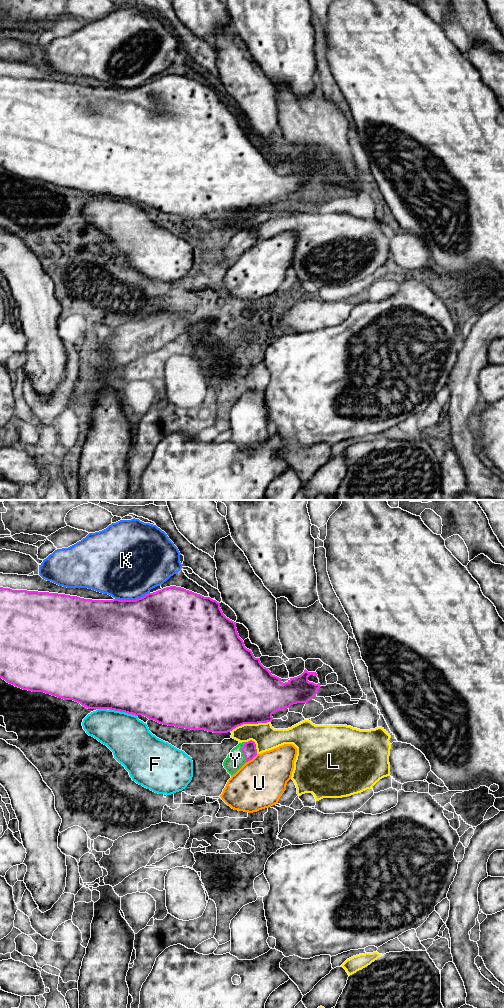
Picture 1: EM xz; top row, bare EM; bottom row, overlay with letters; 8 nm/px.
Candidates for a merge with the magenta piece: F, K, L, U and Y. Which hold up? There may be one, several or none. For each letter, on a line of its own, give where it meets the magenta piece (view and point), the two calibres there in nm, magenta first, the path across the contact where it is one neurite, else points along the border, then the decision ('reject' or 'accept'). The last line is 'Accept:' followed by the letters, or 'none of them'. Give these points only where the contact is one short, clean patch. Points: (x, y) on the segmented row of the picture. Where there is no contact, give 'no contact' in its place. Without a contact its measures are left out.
F: xz (123, 711) | 500/340 nm | reject
K: xz (132, 600) | 500/480 nm | reject
L: xz (249, 723) | 500/200 nm | reject
U: xz (251, 759) | 110/400 nm | reject
Y: xz (242, 751) | 110/150 nm | across xz (249, 749), (242, 751), (235, 760) | accept
Accept: Y

